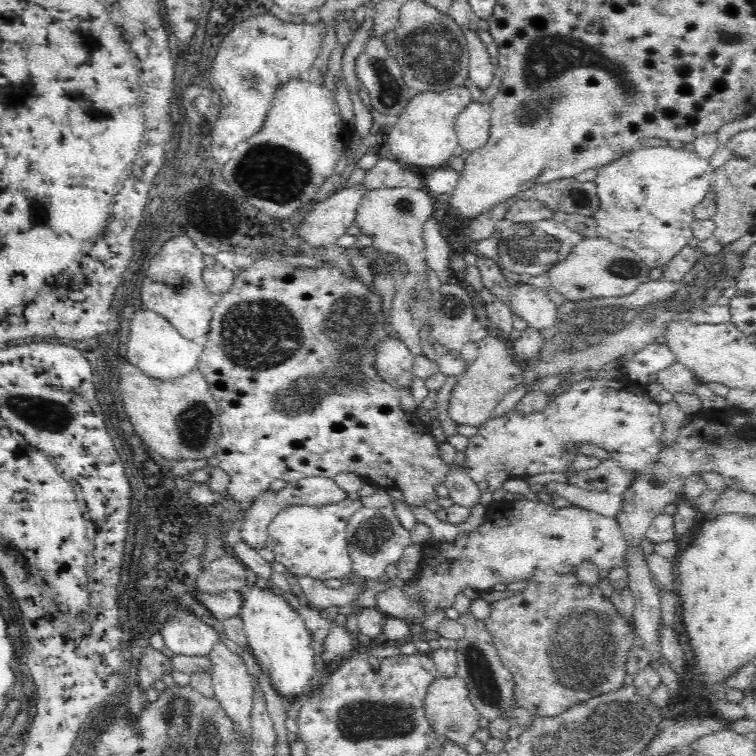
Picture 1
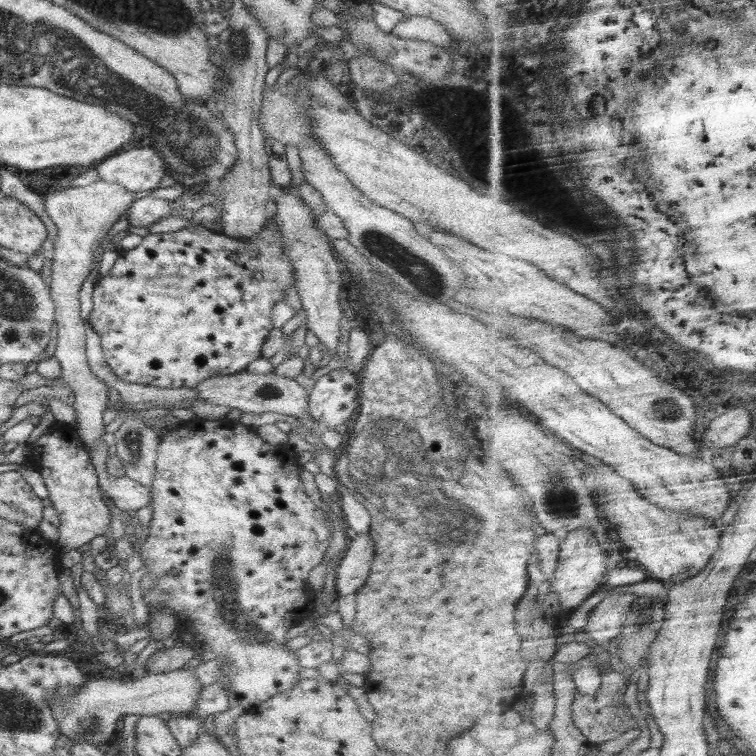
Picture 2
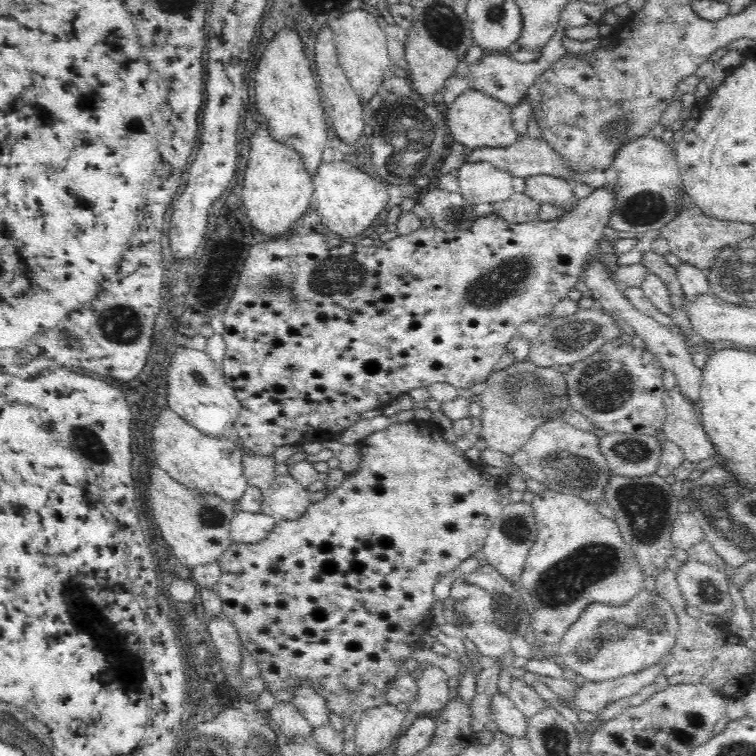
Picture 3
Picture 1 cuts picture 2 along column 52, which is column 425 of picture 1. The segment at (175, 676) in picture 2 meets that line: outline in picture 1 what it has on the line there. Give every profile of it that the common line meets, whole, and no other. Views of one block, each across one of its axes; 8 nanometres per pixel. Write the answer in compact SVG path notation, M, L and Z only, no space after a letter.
M457 675L439 677L432 682L425 696L424 710L428 723L432 725L432 731L460 748L465 749L473 738L473 734L479 729L479 713L470 701L470 694L464 680Z

